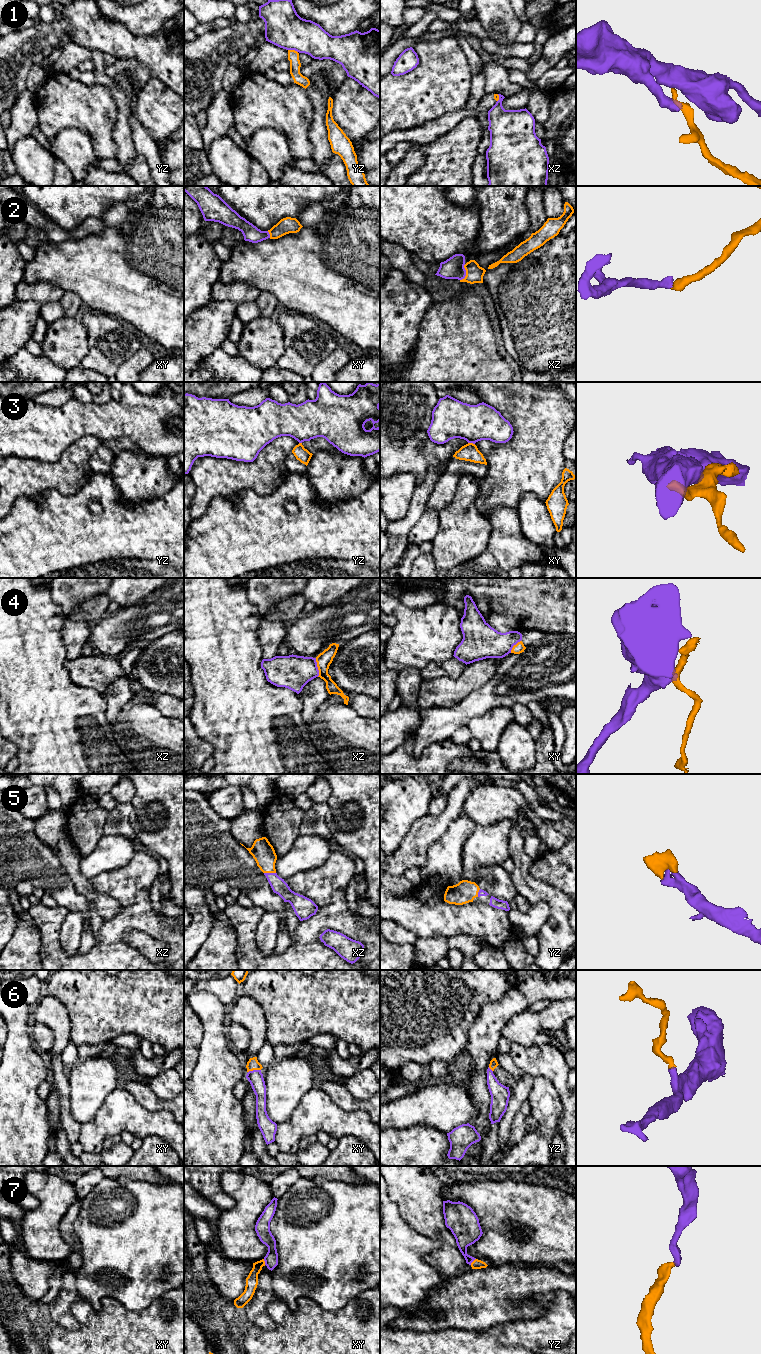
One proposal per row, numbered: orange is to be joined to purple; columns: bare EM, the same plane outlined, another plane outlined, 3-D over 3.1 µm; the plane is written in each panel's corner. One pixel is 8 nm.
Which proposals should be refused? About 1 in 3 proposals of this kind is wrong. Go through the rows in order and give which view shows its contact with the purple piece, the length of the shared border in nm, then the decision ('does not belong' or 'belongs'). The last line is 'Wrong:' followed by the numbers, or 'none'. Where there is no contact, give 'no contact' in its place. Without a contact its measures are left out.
1: meets purple in yz; contact 80 nm long; does not belong
2: meets purple in xz; contact 140 nm long; belongs
3: meets purple in xy; contact 60 nm long; does not belong
4: meets purple in xz; contact 150 nm long; does not belong
5: meets purple in xz; contact 100 nm long; belongs
6: meets purple in xy; contact 110 nm long; belongs
7: meets purple in yz; contact 70 nm long; belongs
Wrong: 1, 3, 4

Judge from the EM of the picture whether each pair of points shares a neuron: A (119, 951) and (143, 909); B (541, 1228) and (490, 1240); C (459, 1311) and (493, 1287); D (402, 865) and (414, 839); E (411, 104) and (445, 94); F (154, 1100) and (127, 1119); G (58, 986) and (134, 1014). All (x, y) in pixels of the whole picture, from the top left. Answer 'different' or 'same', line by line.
A: same
B: same
C: same
D: same
E: same
F: different
G: same

